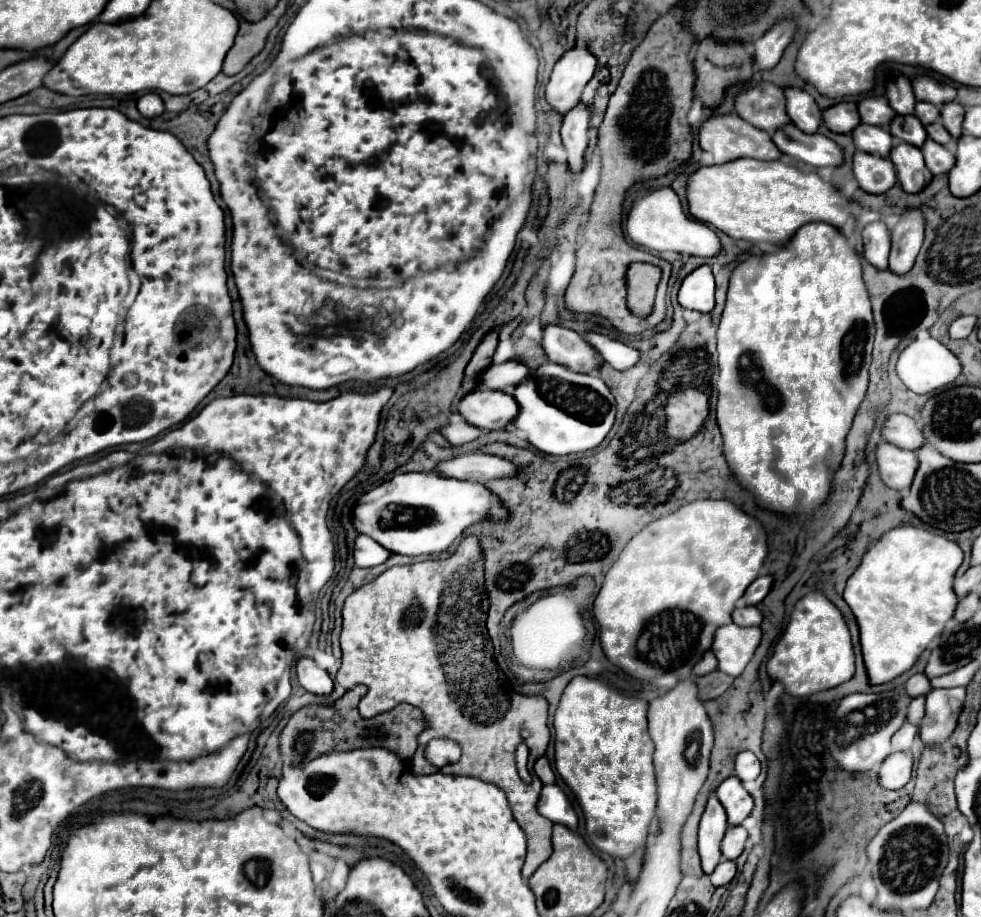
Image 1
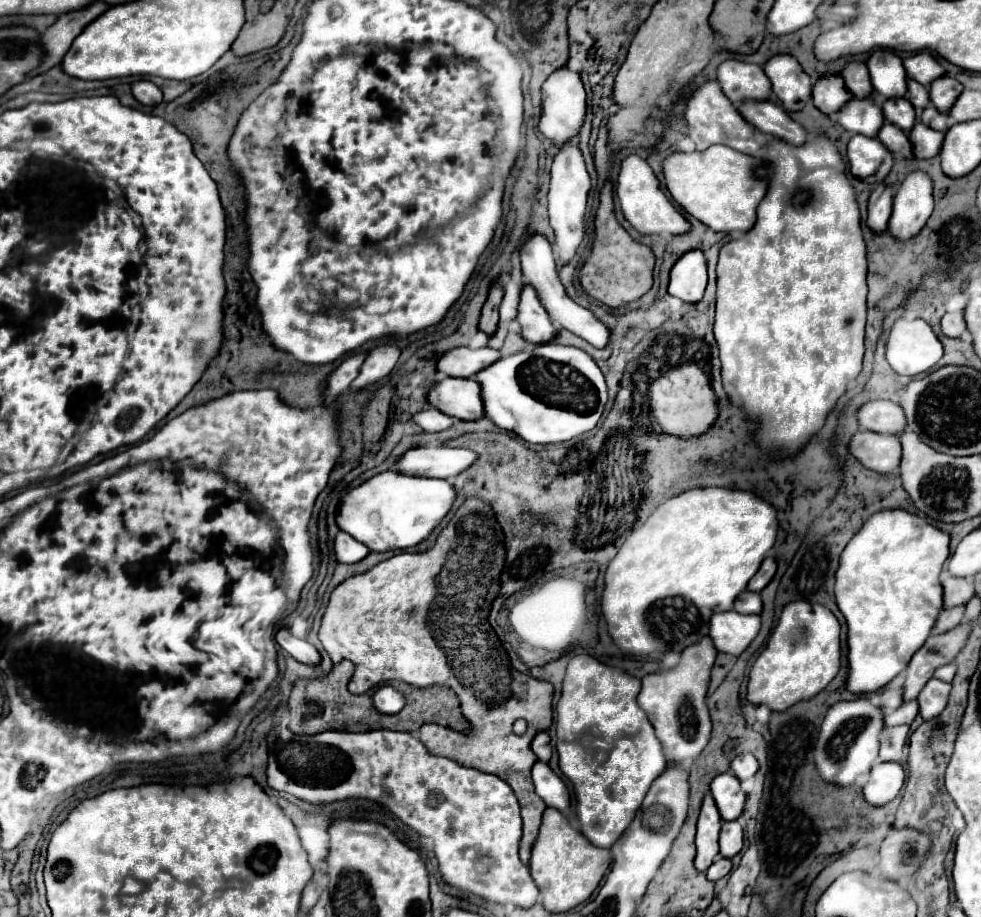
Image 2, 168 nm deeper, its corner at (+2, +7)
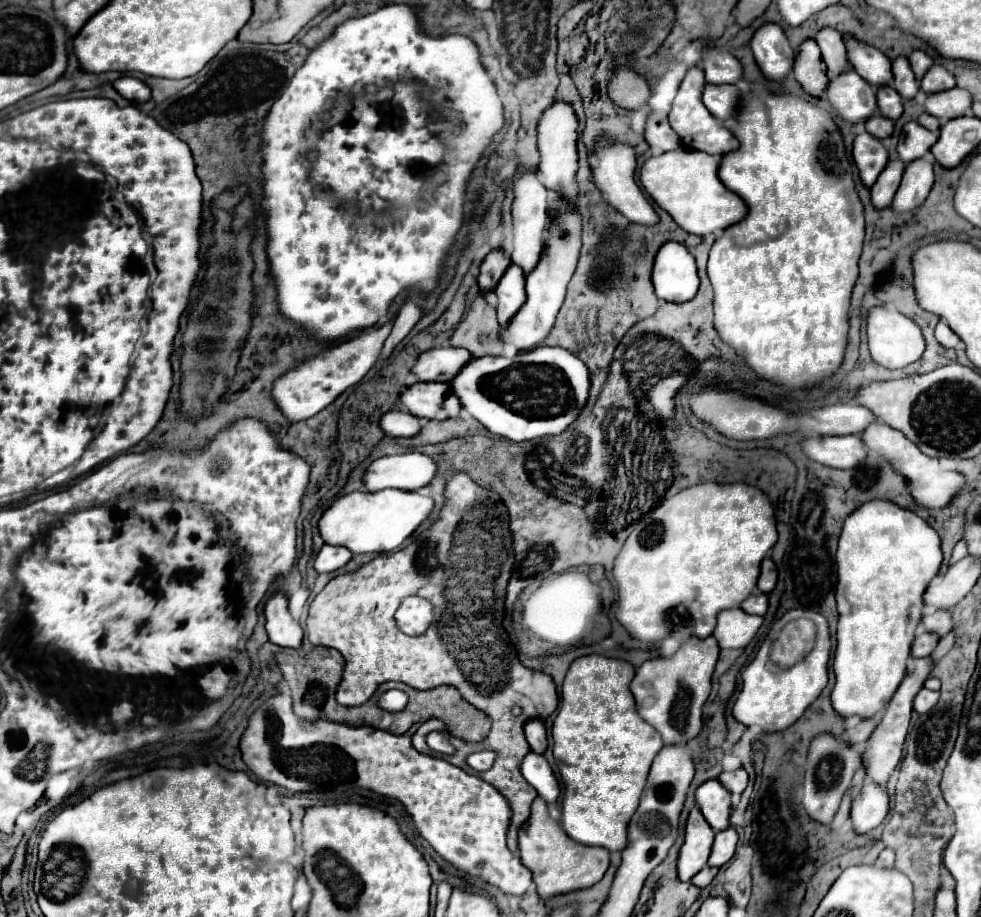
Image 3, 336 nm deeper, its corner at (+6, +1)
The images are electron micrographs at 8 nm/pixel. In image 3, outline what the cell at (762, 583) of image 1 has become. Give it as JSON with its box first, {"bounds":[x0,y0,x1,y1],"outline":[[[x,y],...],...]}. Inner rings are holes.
{"bounds":[758,558,778,594],"outline":[[[766,558],[766,560],[762,562],[762,574],[760,574],[760,578],[758,578],[758,590],[768,594],[768,592],[774,590],[776,582],[778,582],[778,570],[776,570],[776,564],[774,564],[772,558]]]}

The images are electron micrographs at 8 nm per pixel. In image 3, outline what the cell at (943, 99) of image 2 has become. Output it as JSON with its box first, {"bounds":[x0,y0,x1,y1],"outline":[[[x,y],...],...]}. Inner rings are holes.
{"bounds":[920,64,956,94],"outline":[[[934,64],[922,78],[920,82],[920,88],[926,92],[926,94],[932,94],[932,92],[938,92],[938,90],[948,90],[948,88],[954,88],[956,86],[956,80],[954,76],[940,64]]]}

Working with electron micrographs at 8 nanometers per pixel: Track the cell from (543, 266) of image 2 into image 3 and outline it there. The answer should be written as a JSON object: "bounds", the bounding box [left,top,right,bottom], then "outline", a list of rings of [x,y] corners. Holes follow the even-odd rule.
{"bounds":[510,168,548,272],"outline":[[[534,168],[524,170],[514,180],[514,202],[512,202],[512,220],[514,220],[514,240],[510,248],[510,258],[514,264],[522,266],[522,270],[532,272],[538,264],[538,254],[542,248],[544,228],[546,228],[546,210],[548,210],[548,192],[540,184]]]}

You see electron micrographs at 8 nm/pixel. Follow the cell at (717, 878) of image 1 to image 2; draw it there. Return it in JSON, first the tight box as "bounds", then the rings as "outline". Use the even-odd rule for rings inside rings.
{"bounds":[706,856,732,882],"outline":[[[716,856],[716,860],[712,862],[712,866],[706,870],[706,874],[708,874],[710,880],[716,882],[716,880],[724,878],[730,870],[732,870],[732,860],[724,858],[724,856]]]}

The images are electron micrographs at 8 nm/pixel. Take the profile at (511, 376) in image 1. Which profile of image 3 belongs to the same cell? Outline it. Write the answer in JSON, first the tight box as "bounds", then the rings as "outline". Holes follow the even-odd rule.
{"bounds":[412,348,470,382],"outline":[[[432,348],[418,356],[412,374],[422,382],[450,382],[454,374],[470,360],[466,350],[458,348]]]}

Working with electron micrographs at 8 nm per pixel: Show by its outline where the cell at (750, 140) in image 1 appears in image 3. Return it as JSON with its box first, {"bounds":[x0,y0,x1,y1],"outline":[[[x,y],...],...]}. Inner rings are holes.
{"bounds":[668,66,738,156],"outline":[[[692,66],[692,68],[686,70],[686,76],[684,76],[684,80],[678,88],[678,94],[672,102],[672,110],[670,110],[668,120],[670,120],[670,126],[680,136],[680,140],[686,148],[702,150],[702,152],[708,152],[708,154],[714,154],[714,156],[724,156],[726,152],[738,148],[738,140],[702,104],[702,86],[704,86],[704,82],[706,80],[704,80],[704,74],[702,74],[700,66]]]}

